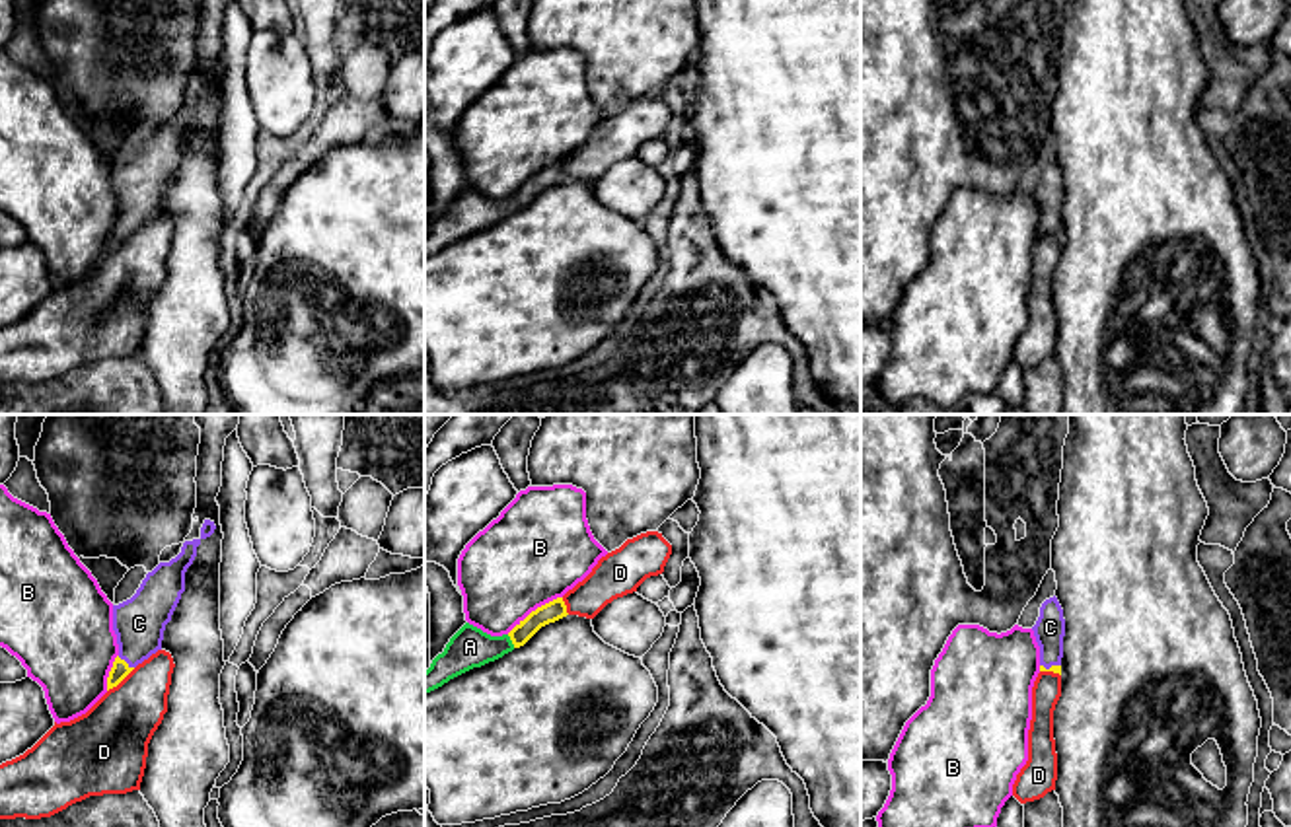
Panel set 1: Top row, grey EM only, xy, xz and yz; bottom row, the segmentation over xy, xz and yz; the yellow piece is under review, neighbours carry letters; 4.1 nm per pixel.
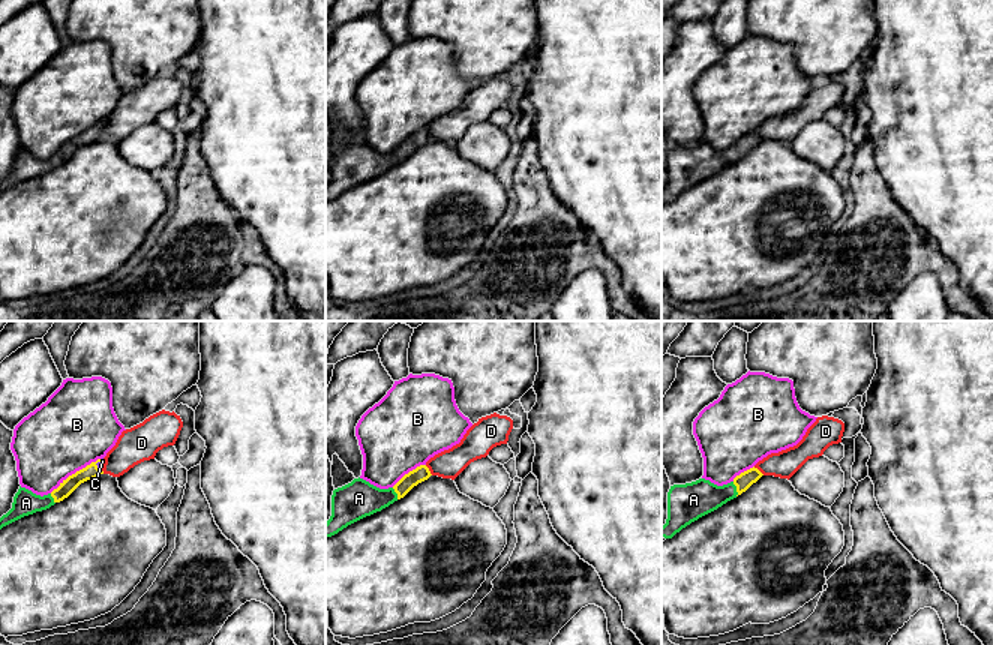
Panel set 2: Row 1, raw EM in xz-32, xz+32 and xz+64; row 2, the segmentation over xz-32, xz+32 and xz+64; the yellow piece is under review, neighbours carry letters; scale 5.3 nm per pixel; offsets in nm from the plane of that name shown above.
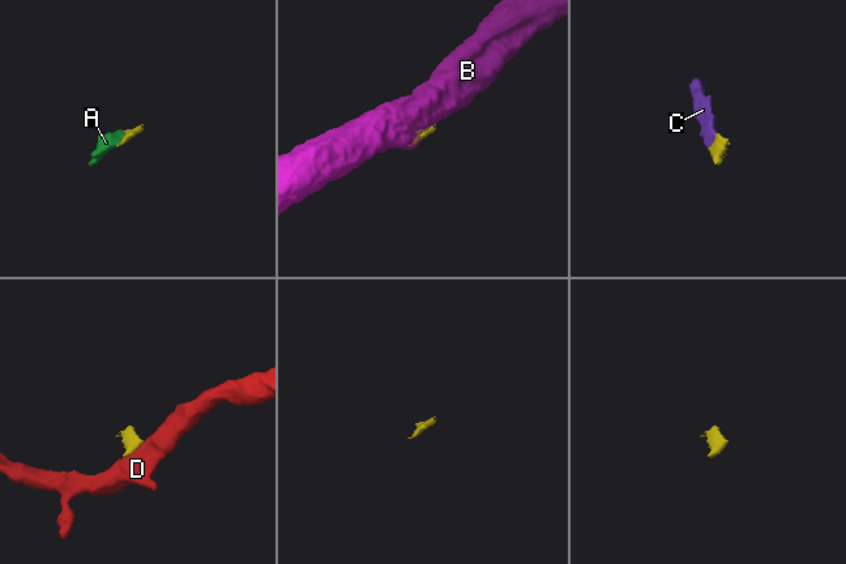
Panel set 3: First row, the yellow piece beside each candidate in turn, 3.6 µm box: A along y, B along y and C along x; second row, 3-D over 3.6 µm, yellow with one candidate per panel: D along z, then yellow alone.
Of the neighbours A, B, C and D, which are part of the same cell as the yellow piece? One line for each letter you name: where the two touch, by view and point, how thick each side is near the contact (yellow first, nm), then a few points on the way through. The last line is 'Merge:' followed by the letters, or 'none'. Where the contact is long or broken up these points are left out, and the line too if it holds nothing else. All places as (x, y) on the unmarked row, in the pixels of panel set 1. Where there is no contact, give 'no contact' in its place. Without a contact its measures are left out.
A: meets yellow in xz at (511, 203); 90 nm thick on the yellow side, 170 nm on the other; runs through xz (555, 174), (538, 181), (511, 203), (497, 211), (470, 211)
C: meets yellow in xy at (123, 224); 70 nm thick on the yellow side, 220 nm on the other; runs through xy (119, 234), (123, 224), (137, 207), (139, 187)
Merge: A, C

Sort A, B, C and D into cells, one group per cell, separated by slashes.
A C / B / D

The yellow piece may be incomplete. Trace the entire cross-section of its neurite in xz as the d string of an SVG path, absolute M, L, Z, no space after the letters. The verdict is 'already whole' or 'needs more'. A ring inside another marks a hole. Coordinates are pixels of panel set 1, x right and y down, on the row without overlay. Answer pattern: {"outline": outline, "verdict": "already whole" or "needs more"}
{"outline": "M557 162L520 185L508 198L491 200L465 187L424 235L424 259L442 251L450 243L502 222L524 210L541 191L567 181L563 162Z", "verdict": "needs more"}

